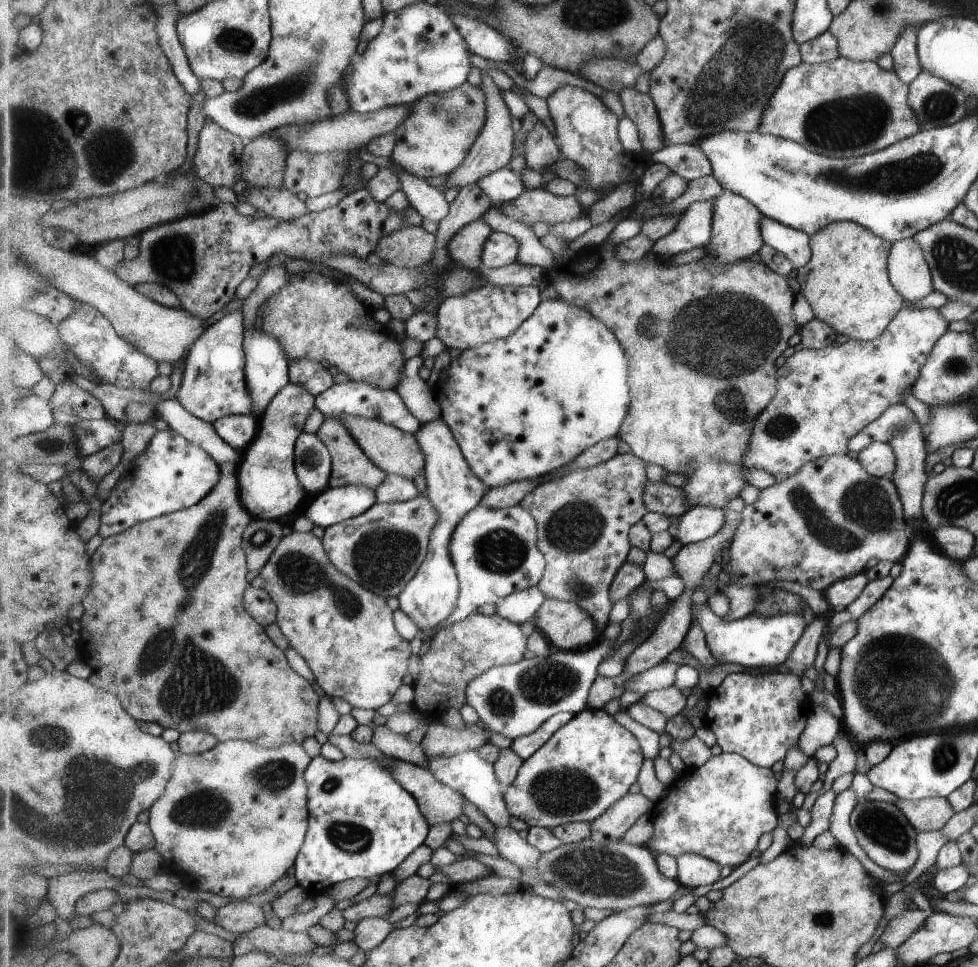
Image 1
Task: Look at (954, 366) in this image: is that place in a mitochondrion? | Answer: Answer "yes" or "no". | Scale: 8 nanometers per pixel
yes

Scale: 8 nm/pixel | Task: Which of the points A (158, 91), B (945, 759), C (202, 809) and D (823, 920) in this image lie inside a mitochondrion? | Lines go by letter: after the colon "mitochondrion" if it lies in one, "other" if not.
A: other
B: mitochondrion
C: mitochondrion
D: mitochondrion

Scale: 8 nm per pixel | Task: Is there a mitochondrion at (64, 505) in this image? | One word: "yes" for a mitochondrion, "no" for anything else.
no

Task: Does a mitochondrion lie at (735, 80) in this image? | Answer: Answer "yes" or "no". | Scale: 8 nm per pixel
yes

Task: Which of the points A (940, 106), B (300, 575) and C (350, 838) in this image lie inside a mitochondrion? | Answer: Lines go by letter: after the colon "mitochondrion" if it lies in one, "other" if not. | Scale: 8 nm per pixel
A: mitochondrion
B: mitochondrion
C: mitochondrion

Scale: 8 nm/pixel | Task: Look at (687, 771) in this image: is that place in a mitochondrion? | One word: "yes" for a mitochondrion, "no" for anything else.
no

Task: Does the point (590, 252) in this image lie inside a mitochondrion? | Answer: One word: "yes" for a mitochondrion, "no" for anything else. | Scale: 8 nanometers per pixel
no

